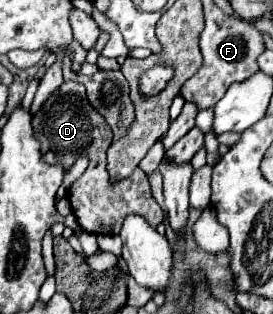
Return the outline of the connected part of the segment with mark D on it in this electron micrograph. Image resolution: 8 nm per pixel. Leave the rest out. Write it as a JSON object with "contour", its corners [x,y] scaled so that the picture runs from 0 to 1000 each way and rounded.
{"contour":[[[231,258],[216,283],[201,283],[179,315],[150,334],[150,347],[121,366],[121,424],[150,455],[150,500],[165,519],[231,519],[238,551],[275,525],[289,494],[326,500],[326,532],[304,564],[260,583],[245,608],[245,634],[260,646],[260,672],[275,678],[304,736],[326,742],[399,742],[429,748],[465,678],[524,685],[560,723],[575,723],[604,685],[582,646],[553,621],[553,596],[538,557],[502,532],[465,570],[407,576],[392,545],[392,468],[407,455],[407,404],[385,373],[319,322],[311,277],[289,258]]]}

